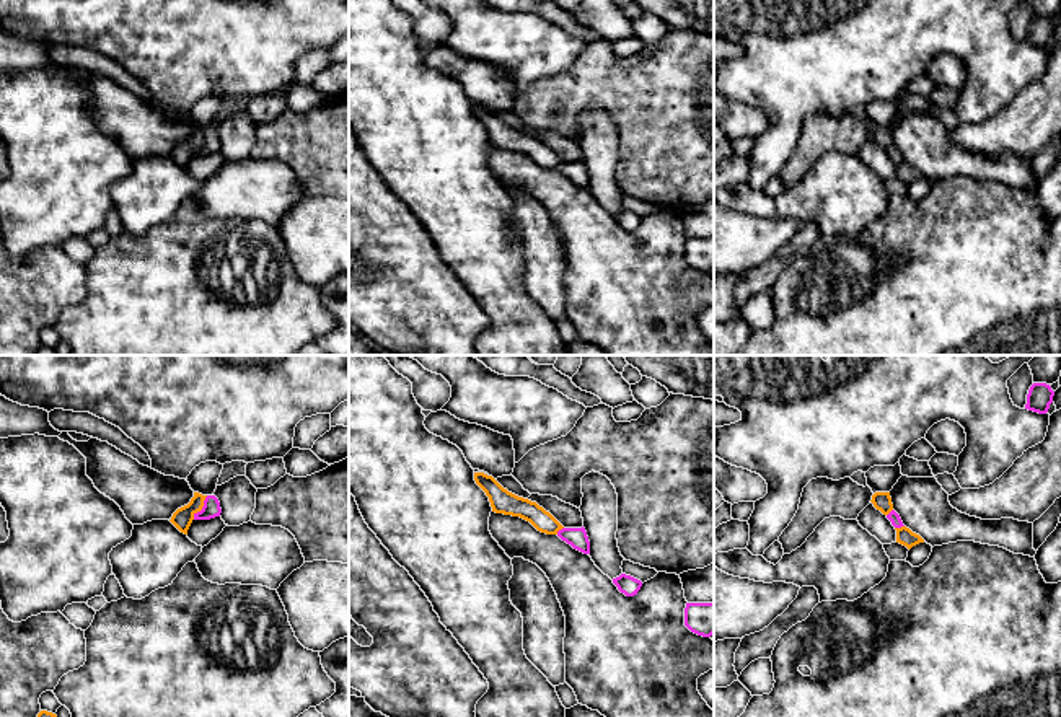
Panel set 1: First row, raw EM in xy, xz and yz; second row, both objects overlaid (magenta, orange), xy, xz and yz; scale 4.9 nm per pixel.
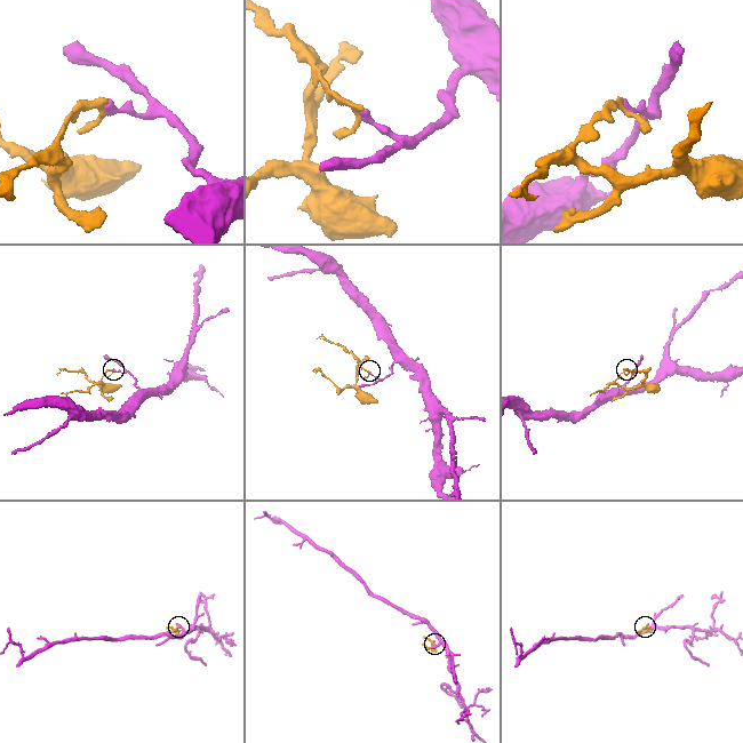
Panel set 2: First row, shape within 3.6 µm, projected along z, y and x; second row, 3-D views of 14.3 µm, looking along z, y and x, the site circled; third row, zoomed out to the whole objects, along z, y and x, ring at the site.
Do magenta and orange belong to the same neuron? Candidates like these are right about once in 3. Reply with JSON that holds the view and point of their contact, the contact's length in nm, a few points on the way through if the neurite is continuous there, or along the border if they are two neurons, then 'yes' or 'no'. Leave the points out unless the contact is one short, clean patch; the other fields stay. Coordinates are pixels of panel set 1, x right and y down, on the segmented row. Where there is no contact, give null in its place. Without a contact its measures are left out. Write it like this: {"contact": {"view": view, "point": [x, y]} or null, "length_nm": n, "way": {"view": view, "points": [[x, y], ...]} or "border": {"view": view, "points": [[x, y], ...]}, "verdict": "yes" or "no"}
{"contact": {"view": "xy", "point": [202, 507]}, "length_nm": 140, "border": {"view": "xy", "points": [[207, 496], [193, 519]]}, "verdict": "no"}

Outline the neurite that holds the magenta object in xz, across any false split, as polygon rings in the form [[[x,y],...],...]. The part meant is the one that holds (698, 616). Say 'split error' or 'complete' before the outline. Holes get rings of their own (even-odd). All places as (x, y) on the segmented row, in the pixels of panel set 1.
complete; [[[714,601],[712,603],[686,603],[685,626],[702,637],[714,634]]]

